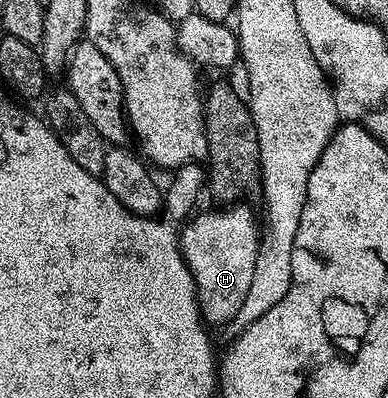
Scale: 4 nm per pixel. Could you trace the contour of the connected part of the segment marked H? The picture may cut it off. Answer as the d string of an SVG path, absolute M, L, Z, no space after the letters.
M227 204L219 209L223 210L196 213L190 219L192 222L179 231L179 250L191 270L199 293L199 309L203 311L203 321L207 324L230 323L237 316L241 304L245 304L261 237L261 226L256 215L254 218L243 204Z

